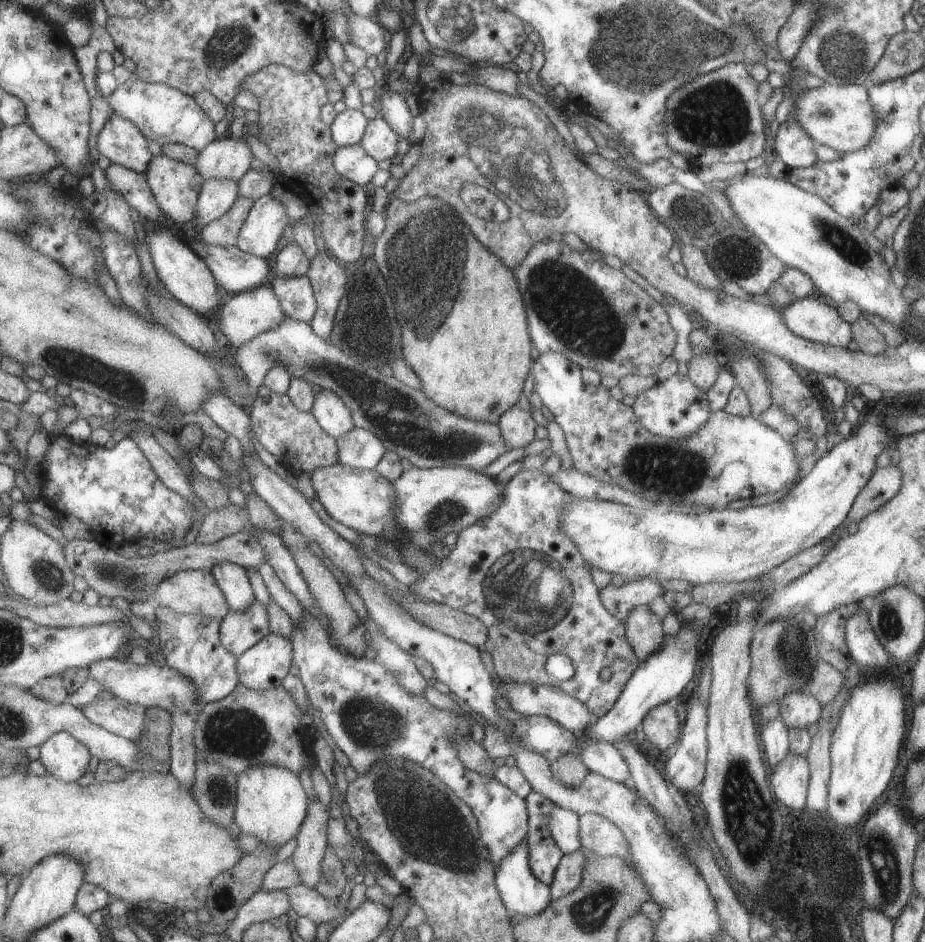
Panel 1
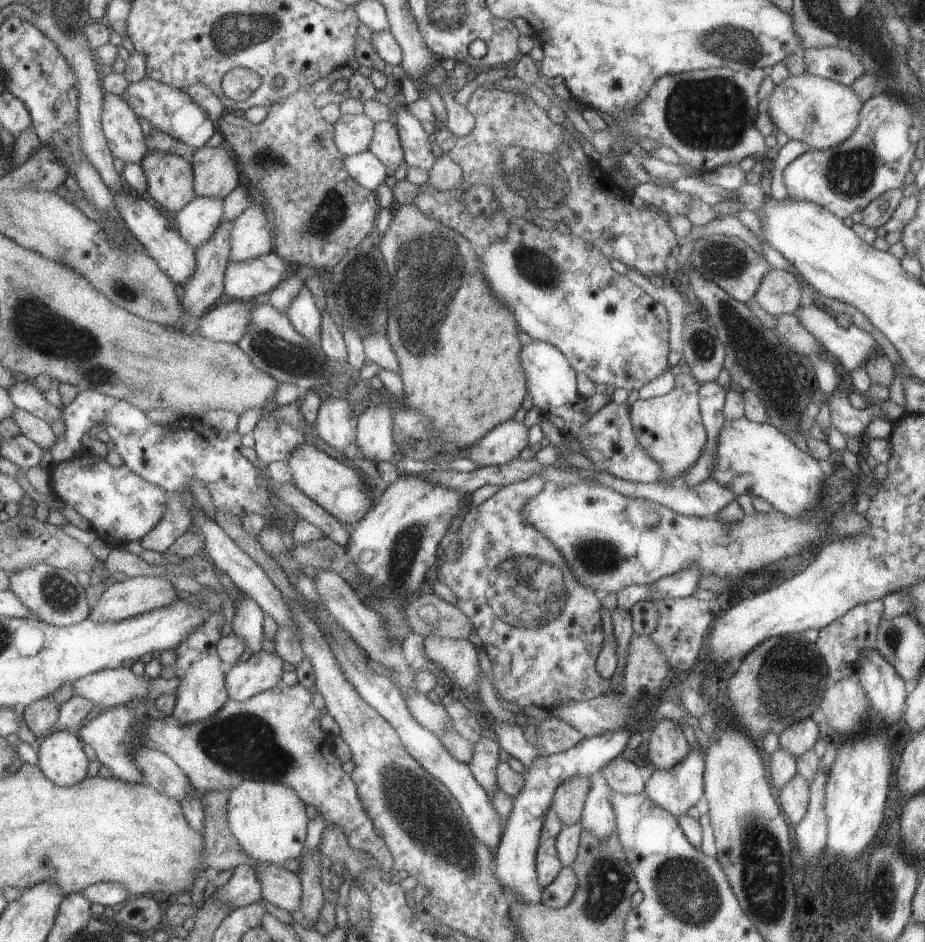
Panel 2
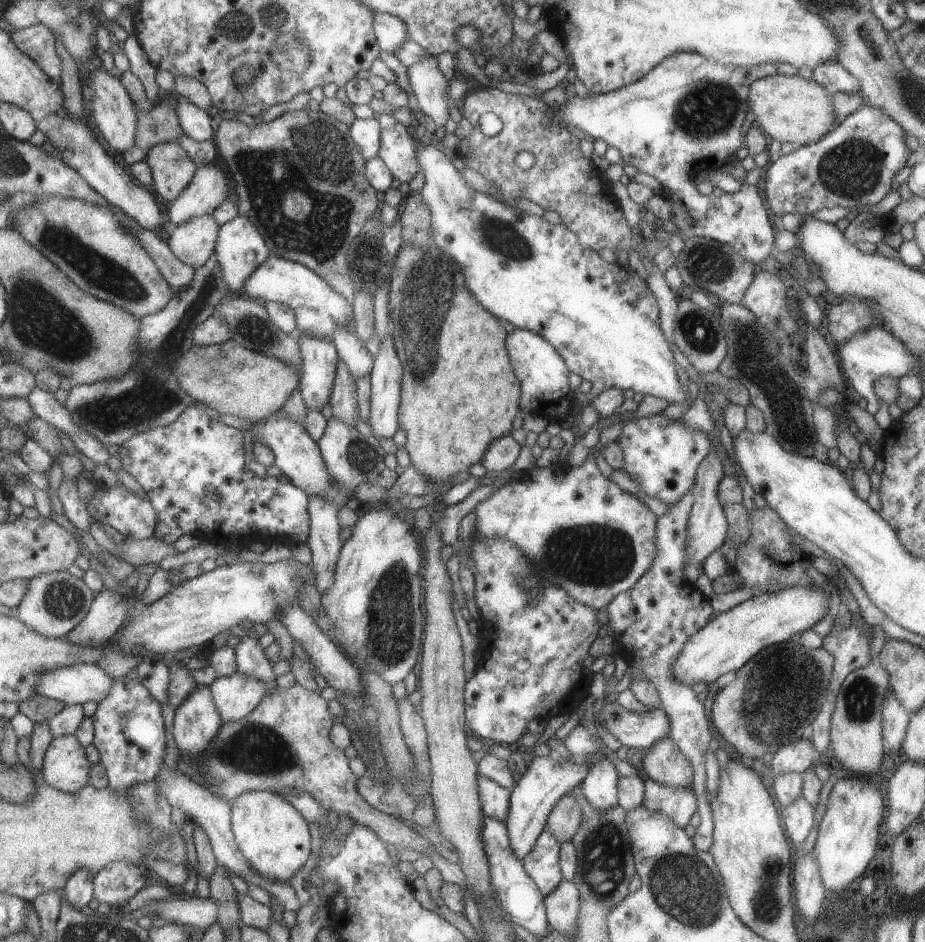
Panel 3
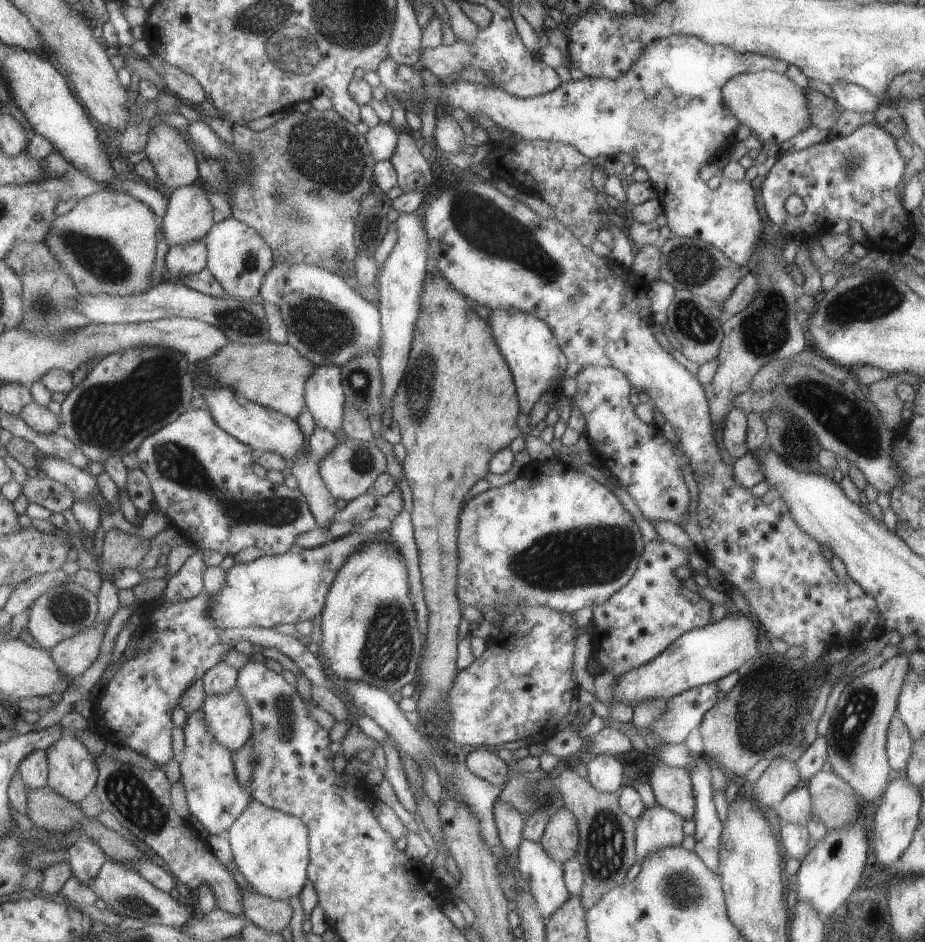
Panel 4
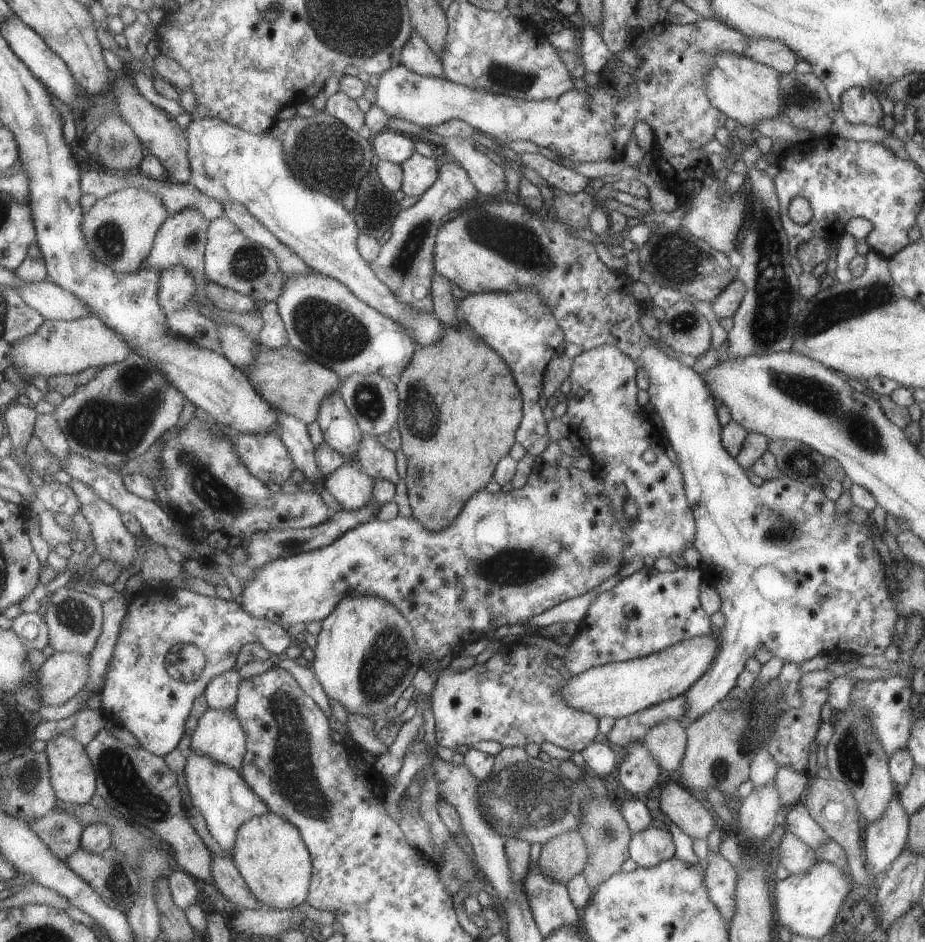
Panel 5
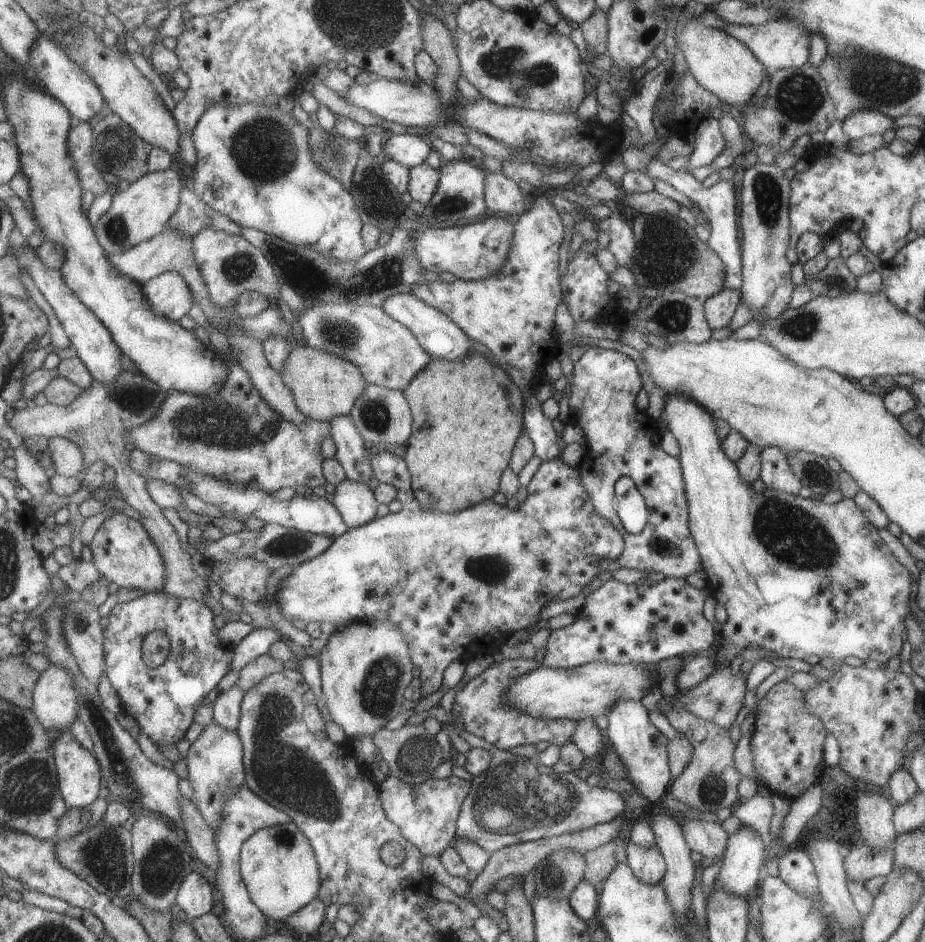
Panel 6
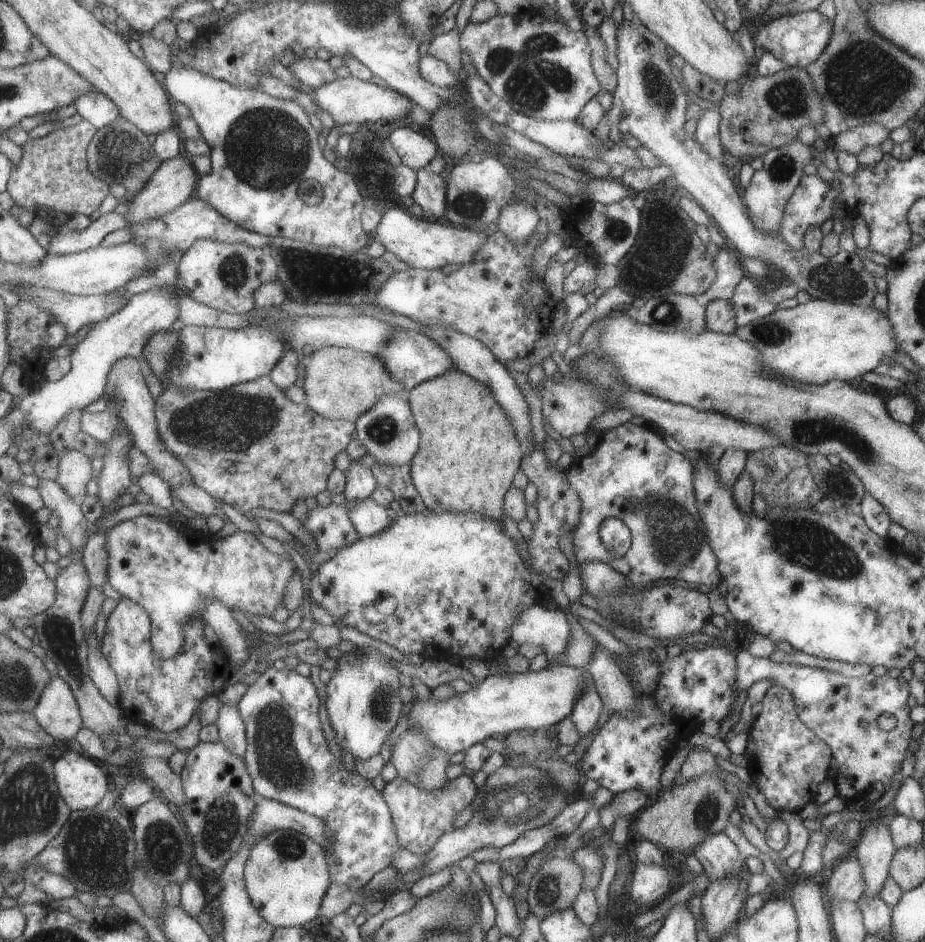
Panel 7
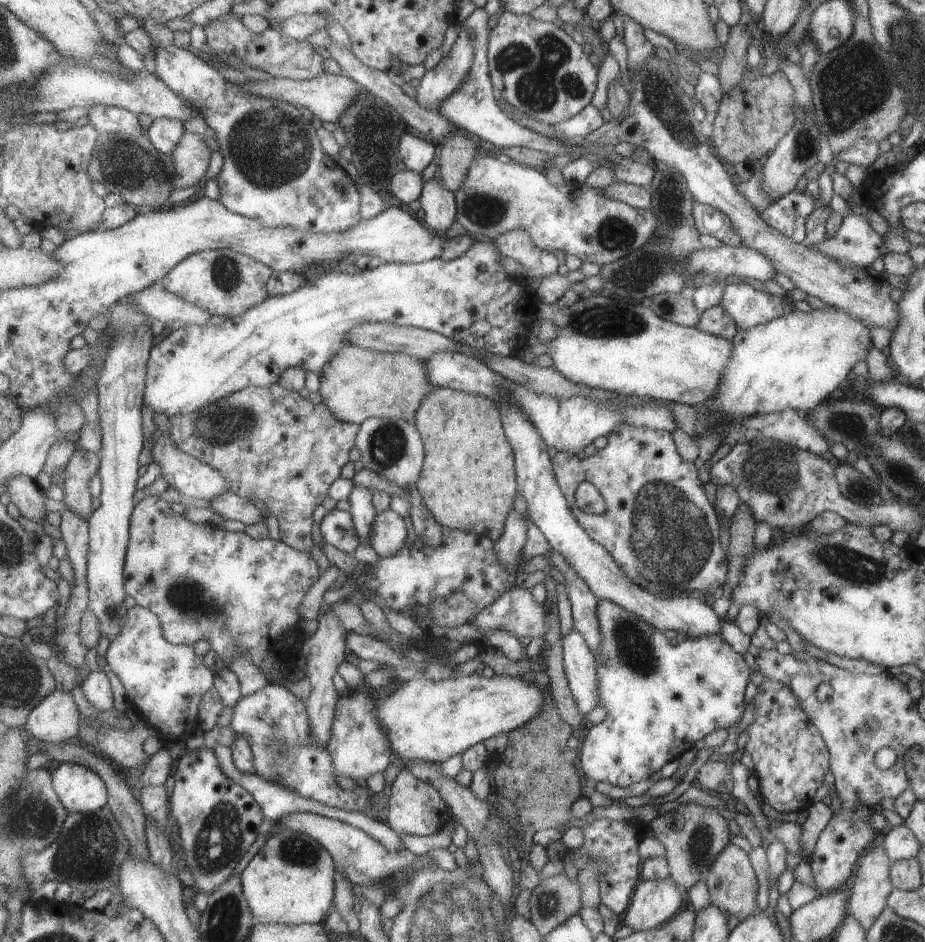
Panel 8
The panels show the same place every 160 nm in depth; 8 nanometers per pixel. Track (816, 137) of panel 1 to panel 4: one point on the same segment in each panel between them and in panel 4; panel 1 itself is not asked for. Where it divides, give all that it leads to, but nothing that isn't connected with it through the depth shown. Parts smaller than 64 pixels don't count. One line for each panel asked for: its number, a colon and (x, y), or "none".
2: (822, 113)
3: (788, 108)
4: (775, 108)

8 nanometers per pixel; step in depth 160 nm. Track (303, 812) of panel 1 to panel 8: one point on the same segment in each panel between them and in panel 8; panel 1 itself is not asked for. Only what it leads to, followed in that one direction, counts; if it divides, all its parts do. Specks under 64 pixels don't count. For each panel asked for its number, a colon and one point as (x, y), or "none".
2: (268, 817)
3: (271, 832)
4: (269, 846)
5: (270, 853)
6: (279, 867)
7: (286, 874)
8: (289, 881)

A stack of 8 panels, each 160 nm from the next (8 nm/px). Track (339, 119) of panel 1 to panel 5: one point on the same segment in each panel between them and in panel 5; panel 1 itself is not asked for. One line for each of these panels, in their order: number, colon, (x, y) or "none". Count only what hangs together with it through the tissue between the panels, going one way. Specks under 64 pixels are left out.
2: (352, 133)
3: (365, 133)
4: (381, 139)
5: (388, 145)

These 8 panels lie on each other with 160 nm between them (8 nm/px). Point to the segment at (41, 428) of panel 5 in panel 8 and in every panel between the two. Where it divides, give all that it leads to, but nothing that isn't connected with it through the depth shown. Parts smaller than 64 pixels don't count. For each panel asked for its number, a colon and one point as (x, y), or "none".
6: (69, 458)
7: (76, 469)
8: (84, 465)

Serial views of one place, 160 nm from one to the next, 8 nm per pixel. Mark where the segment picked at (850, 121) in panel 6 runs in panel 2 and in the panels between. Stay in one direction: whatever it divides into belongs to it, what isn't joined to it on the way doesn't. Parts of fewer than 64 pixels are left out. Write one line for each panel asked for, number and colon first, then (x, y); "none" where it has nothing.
2: (840, 65)
3: (831, 75)
4: (849, 96)
5: (859, 106)

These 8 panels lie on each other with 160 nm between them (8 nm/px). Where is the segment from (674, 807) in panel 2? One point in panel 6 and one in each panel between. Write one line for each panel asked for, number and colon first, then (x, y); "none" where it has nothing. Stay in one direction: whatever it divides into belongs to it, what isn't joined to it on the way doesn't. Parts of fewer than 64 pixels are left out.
3: (678, 803)
4: (656, 827)
5: (653, 845)
6: (646, 863)

